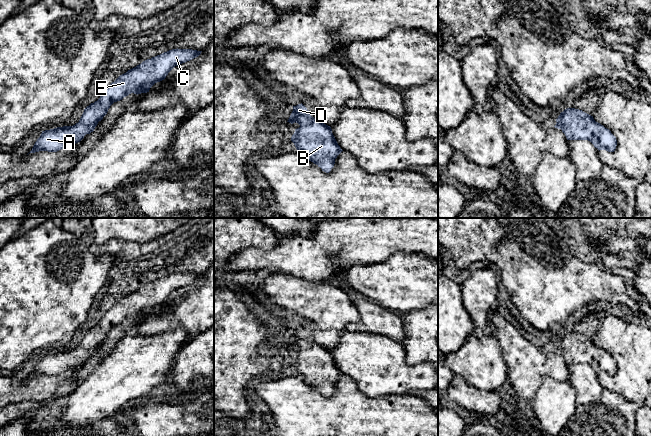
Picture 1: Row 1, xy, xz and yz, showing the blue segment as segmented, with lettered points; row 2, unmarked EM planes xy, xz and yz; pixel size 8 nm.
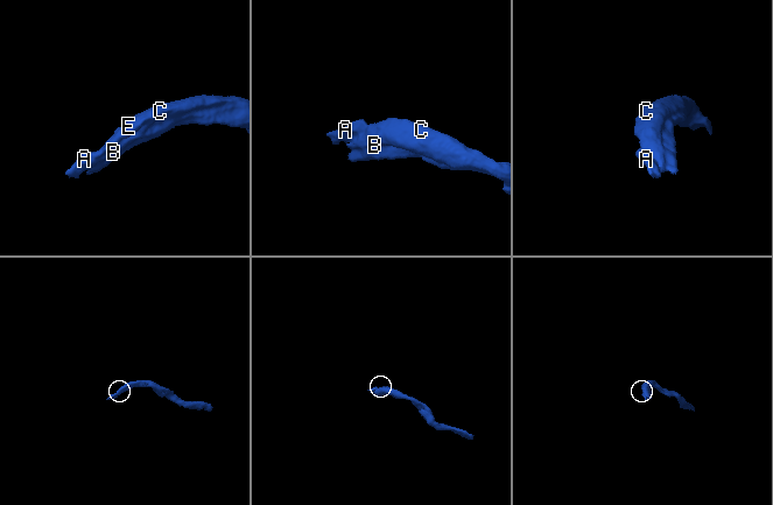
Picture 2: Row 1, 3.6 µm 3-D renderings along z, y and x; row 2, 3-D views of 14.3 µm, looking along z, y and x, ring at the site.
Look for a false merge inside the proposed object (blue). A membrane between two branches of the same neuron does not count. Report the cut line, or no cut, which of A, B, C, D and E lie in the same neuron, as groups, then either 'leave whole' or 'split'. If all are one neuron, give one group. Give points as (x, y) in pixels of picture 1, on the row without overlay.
cut none; groups A B C D E; leave whole

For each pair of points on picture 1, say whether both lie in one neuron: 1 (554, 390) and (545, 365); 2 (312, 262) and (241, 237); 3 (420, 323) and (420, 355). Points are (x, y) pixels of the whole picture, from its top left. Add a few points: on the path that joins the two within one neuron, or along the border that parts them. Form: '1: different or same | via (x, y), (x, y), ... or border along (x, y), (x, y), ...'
1: different | border along (567, 378), (555, 380), (545, 375), (535, 396)
2: different | border along (278, 236), (278, 243), (272, 248), (248, 248)
3: same | via (422, 331), (422, 344), (420, 347)

